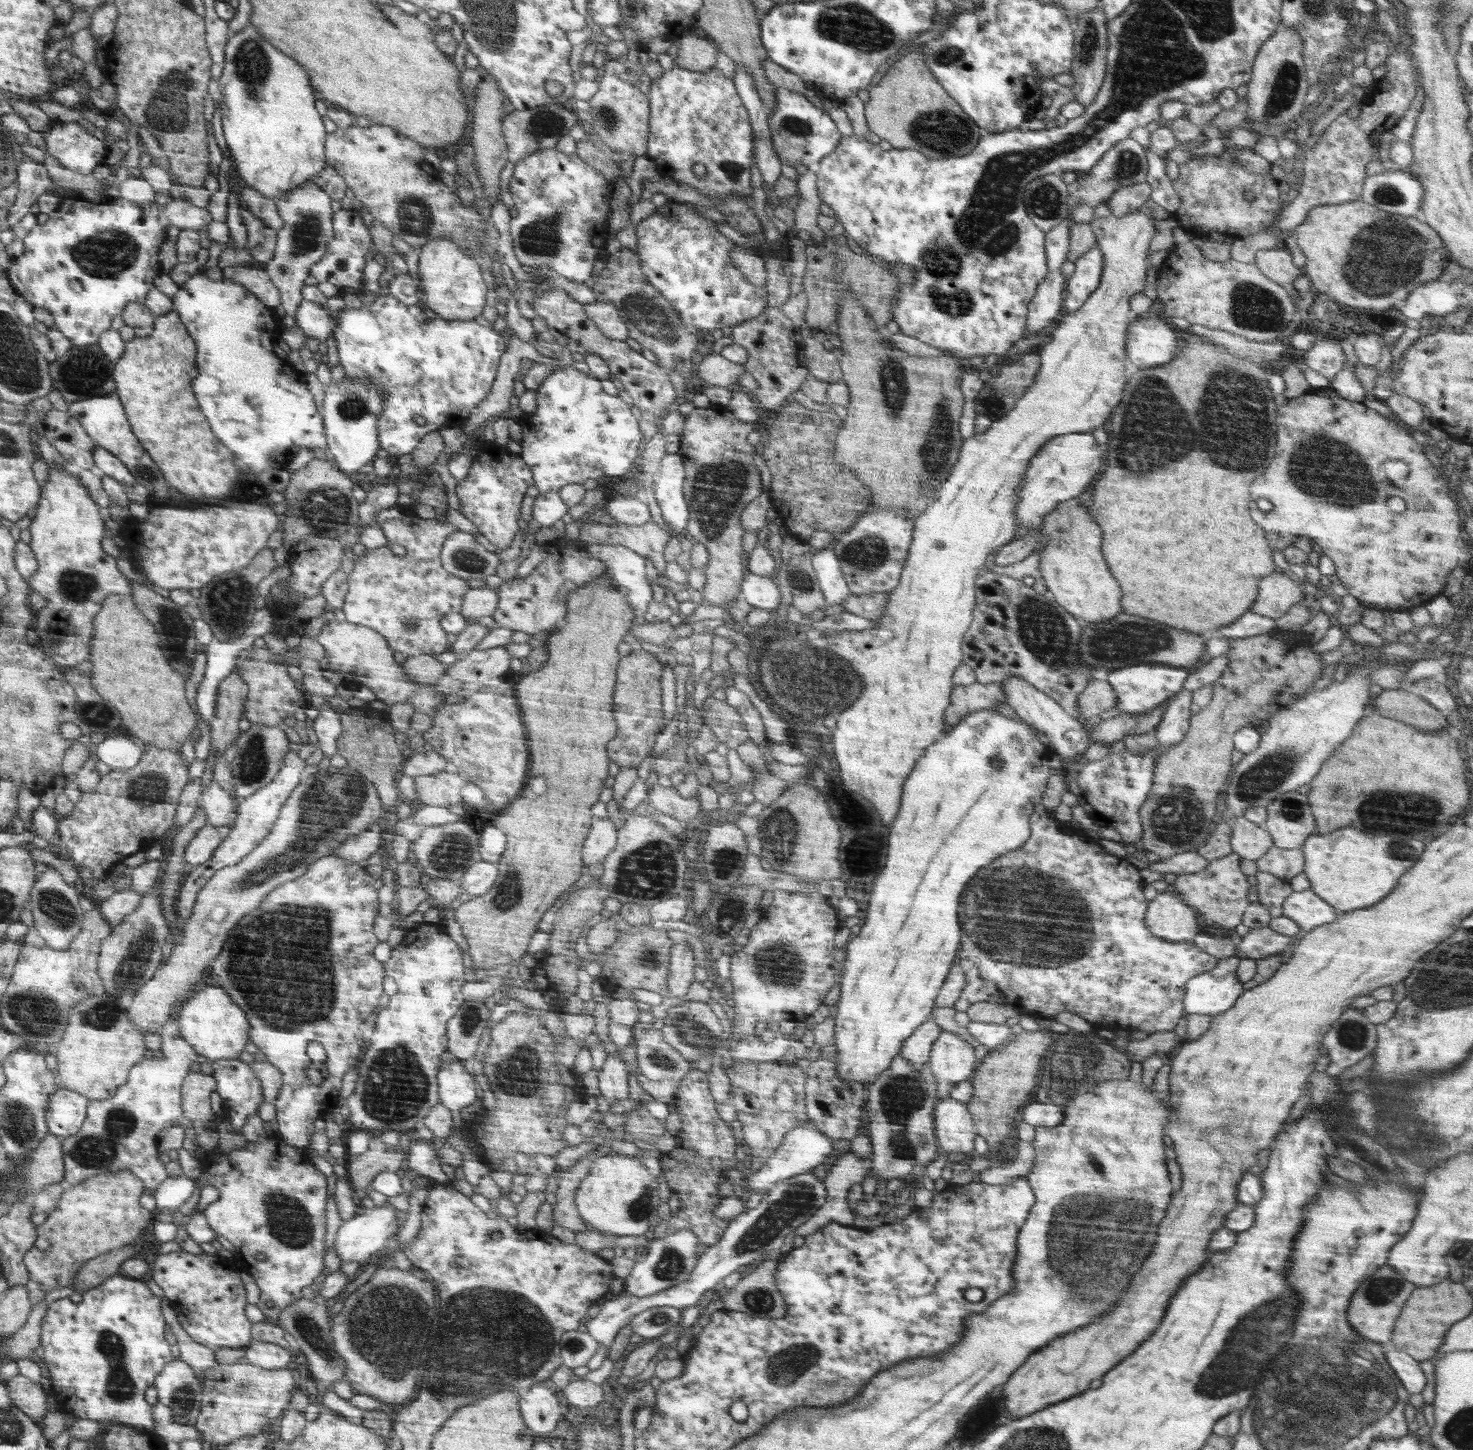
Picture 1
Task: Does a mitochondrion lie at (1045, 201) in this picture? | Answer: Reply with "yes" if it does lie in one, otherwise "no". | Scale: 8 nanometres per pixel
yes

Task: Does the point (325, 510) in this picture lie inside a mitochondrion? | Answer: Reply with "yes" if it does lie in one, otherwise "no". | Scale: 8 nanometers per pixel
yes

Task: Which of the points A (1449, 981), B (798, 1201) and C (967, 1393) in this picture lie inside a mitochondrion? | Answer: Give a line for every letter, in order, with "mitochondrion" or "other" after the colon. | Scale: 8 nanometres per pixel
A: mitochondrion
B: mitochondrion
C: other

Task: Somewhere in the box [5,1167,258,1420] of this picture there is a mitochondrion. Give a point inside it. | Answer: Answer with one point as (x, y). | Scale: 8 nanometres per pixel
(119, 1385)

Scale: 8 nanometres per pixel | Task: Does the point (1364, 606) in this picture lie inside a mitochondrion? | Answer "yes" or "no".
no

